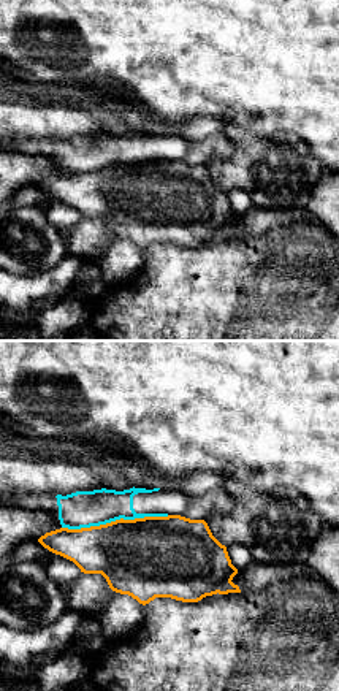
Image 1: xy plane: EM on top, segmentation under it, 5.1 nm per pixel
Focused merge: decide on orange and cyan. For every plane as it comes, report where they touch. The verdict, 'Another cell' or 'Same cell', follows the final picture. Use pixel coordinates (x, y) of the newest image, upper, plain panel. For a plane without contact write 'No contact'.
Touches orange at (116, 165)

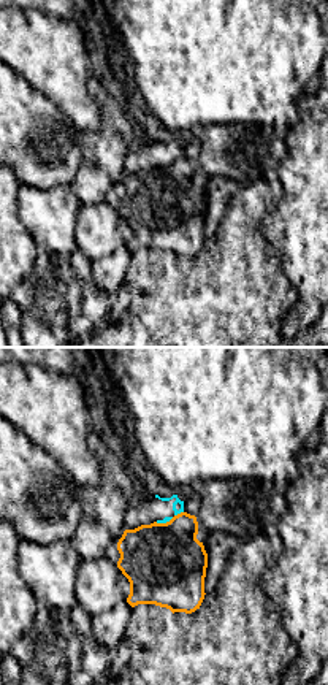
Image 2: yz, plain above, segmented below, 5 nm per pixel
Touches orange at (170, 165)

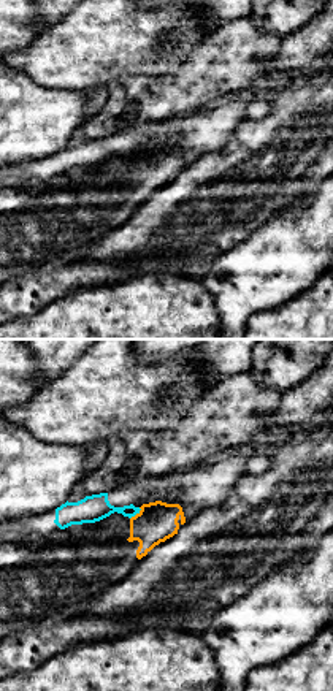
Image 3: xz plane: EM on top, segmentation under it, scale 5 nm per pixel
Touches orange at (137, 159)

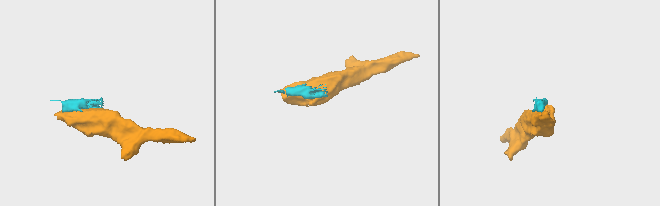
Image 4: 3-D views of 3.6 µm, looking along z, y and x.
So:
Another cell

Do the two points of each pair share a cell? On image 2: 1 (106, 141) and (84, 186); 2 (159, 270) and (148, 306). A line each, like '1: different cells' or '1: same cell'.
1: same cell
2: same cell

